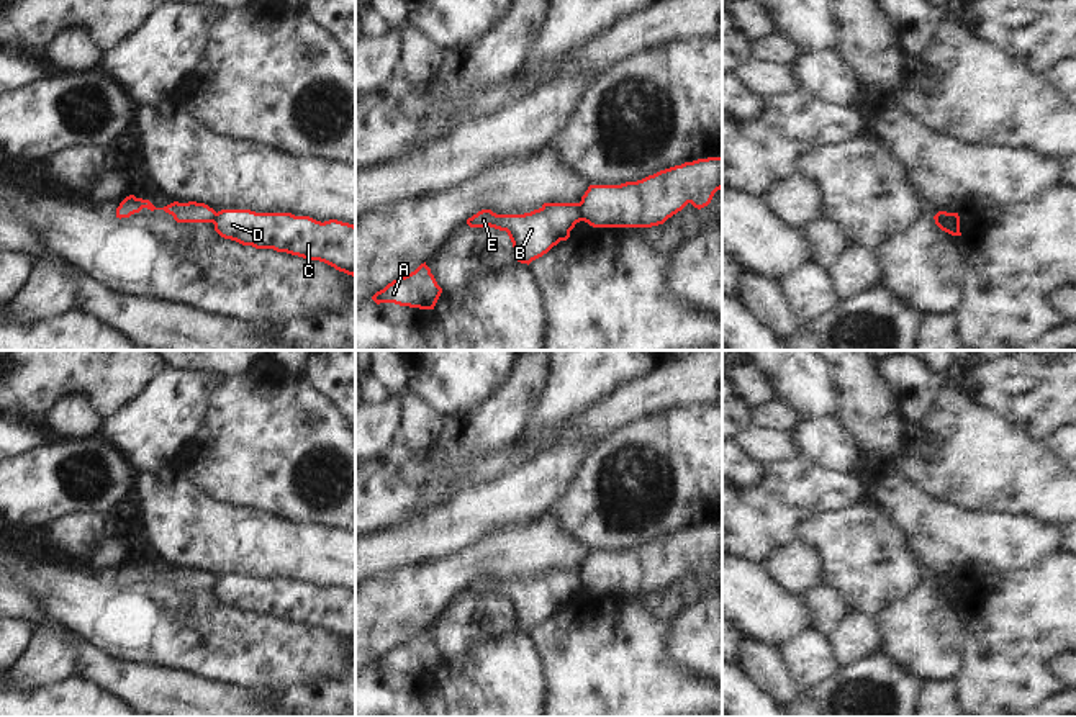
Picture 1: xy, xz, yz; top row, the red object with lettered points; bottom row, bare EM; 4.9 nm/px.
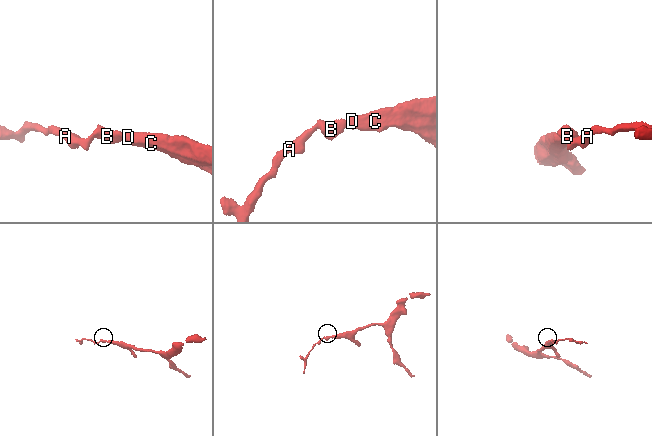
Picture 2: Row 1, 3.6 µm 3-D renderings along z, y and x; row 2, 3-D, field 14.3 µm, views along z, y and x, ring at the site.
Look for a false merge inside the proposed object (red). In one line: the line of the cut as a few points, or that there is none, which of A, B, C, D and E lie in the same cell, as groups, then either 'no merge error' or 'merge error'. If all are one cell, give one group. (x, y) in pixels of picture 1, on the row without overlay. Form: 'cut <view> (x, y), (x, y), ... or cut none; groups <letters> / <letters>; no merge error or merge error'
cut xz (578, 570), (582, 586); groups A B E / C D; merge error

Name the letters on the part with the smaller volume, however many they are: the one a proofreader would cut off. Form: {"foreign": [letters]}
{"foreign": ["A", "B", "E"]}

